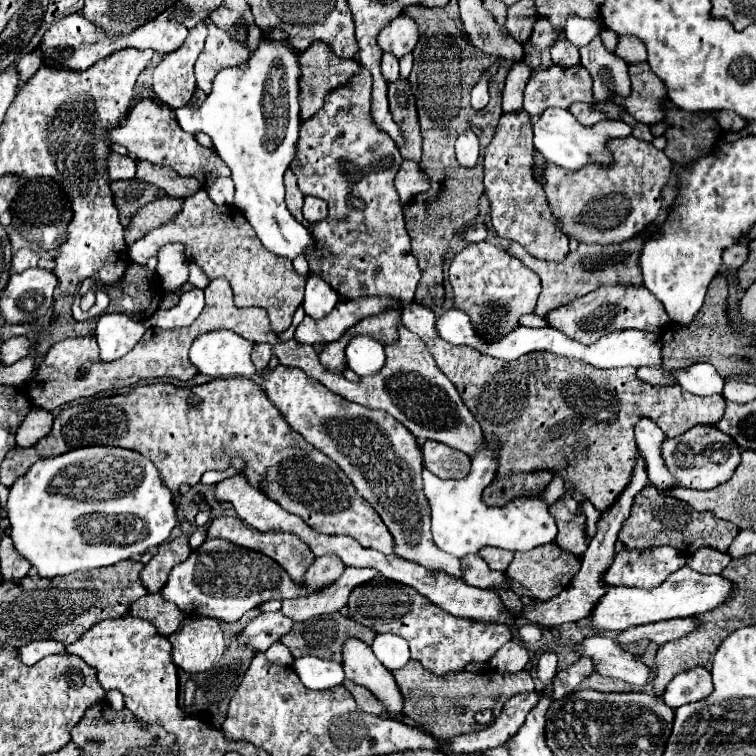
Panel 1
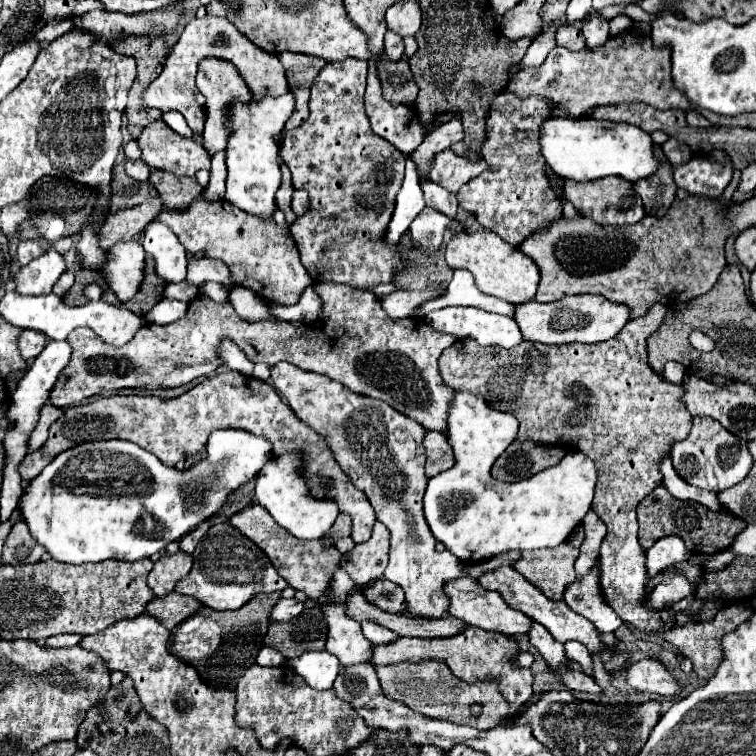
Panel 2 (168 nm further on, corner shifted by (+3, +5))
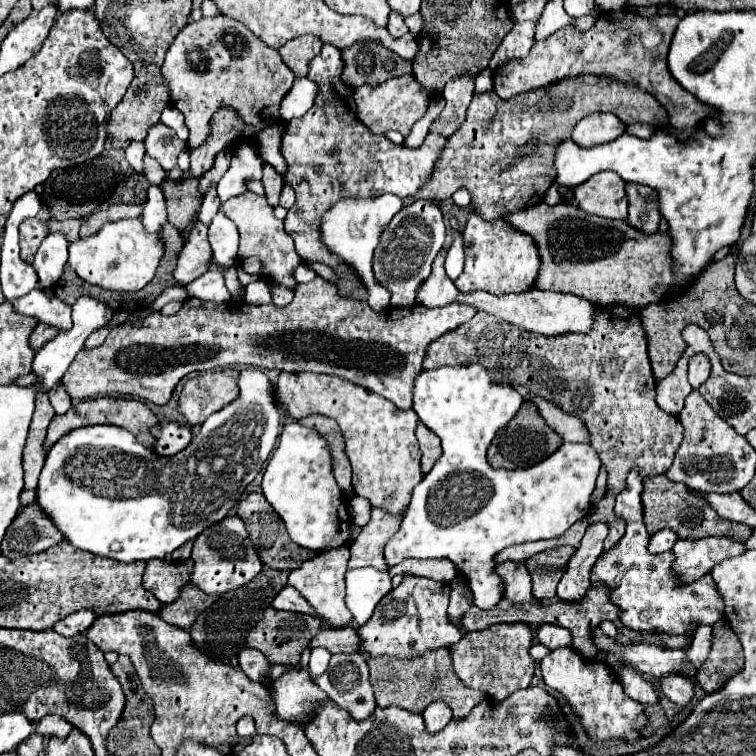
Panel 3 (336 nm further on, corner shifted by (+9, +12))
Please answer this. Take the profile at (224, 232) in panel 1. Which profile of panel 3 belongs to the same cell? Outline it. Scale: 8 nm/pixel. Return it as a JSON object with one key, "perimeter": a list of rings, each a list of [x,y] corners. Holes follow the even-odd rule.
{"perimeter":[[[245,192],[243,196],[235,196],[221,204],[219,208],[239,230],[241,242],[239,242],[239,262],[245,262],[247,258],[259,258],[263,264],[263,280],[269,284],[279,284],[289,290],[297,286],[295,280],[295,268],[301,264],[301,258],[295,252],[291,236],[283,230],[283,220],[275,218],[273,208],[267,204],[265,196],[257,196],[253,192]]]}

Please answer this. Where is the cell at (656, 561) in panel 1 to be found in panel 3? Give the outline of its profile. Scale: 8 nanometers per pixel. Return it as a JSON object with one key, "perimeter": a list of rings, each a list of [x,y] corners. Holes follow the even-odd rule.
{"perimeter":[[[665,528],[663,532],[655,532],[655,534],[651,536],[647,550],[649,550],[651,554],[669,552],[669,550],[675,546],[675,542],[677,542],[677,540],[679,540],[679,538],[675,536],[675,532],[667,532],[667,528]]]}

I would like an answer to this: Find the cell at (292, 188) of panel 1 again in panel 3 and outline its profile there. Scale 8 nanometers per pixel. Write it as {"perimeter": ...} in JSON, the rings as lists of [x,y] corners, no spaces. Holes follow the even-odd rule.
{"perimeter":[[[265,164],[265,168],[263,168],[263,186],[265,186],[267,202],[271,206],[277,206],[279,204],[279,194],[283,190],[283,178],[271,164]]]}

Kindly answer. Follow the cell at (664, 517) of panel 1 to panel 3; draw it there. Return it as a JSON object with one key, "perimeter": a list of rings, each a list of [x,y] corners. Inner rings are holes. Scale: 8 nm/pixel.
{"perimeter":[[[655,476],[651,480],[645,480],[643,484],[643,518],[649,534],[655,534],[663,528],[671,528],[681,540],[701,540],[709,536],[727,536],[737,542],[747,540],[747,524],[723,520],[717,516],[717,512],[695,492],[691,492],[685,484],[677,484],[667,480],[667,476]]]}

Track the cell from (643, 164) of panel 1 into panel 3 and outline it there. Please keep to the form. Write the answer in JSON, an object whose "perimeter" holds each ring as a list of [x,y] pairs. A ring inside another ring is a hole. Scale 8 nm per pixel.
{"perimeter":[[[599,172],[587,182],[573,188],[575,200],[587,214],[625,220],[627,218],[627,194],[625,180],[615,176],[615,172]]]}

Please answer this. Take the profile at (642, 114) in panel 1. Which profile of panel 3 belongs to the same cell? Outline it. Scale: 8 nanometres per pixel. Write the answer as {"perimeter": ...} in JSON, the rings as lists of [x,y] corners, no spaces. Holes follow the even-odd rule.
{"perimeter":[[[623,10],[623,12],[601,12],[597,22],[591,26],[591,30],[587,32],[575,32],[575,28],[561,28],[559,32],[551,34],[547,40],[533,44],[531,52],[521,58],[521,60],[511,60],[507,62],[503,68],[495,70],[493,80],[495,80],[495,92],[499,98],[513,98],[515,94],[527,92],[527,90],[535,90],[535,88],[543,88],[551,82],[563,80],[563,78],[575,78],[579,74],[595,74],[595,76],[607,76],[607,78],[615,78],[623,84],[639,84],[641,90],[649,92],[651,96],[655,96],[661,106],[669,112],[671,118],[671,126],[677,130],[689,130],[693,126],[697,126],[703,118],[707,116],[715,116],[715,108],[699,102],[693,94],[689,94],[687,90],[681,88],[681,84],[677,84],[677,80],[671,76],[669,68],[667,68],[667,54],[669,54],[669,44],[673,38],[673,32],[677,28],[679,18],[675,14],[669,16],[651,16],[651,18],[641,18],[631,10]]]}

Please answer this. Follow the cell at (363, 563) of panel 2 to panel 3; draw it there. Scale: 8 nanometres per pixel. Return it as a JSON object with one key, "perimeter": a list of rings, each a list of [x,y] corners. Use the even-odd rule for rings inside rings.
{"perimeter":[[[381,508],[371,510],[371,520],[363,526],[359,538],[351,544],[351,558],[349,568],[365,568],[373,566],[381,572],[387,572],[387,562],[383,556],[385,544],[389,538],[399,530],[401,516],[391,516]]]}

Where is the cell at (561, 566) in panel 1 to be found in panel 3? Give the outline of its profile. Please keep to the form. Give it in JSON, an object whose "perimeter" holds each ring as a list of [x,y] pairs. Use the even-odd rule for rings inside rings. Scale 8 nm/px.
{"perimeter":[[[559,546],[553,550],[539,552],[539,554],[531,556],[529,560],[525,560],[525,566],[533,580],[533,592],[539,600],[555,598],[557,582],[561,580],[567,560],[571,558],[573,552],[575,552],[575,548],[571,548],[571,546]]]}

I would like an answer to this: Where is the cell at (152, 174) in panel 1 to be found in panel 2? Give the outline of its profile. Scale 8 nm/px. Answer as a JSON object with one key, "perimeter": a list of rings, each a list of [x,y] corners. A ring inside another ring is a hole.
{"perimeter":[[[151,171],[149,183],[159,191],[163,199],[163,209],[181,211],[181,207],[189,207],[193,199],[203,191],[195,177],[177,177],[167,171]]]}

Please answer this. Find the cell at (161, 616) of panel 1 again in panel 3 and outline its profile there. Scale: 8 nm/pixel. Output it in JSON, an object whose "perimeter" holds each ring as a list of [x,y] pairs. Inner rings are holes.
{"perimeter":[[[187,584],[179,598],[171,604],[163,604],[161,610],[157,612],[165,622],[169,624],[175,624],[179,628],[185,628],[189,630],[189,626],[195,622],[195,618],[205,610],[209,608],[209,604],[215,600],[217,596],[207,596],[205,592],[201,592],[197,586],[193,584]]]}

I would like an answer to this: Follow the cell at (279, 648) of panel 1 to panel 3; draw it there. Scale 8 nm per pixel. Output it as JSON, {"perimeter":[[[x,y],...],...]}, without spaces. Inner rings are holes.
{"perimeter":[[[243,648],[239,652],[239,666],[255,682],[261,682],[271,668],[267,656],[263,656],[263,652],[253,650],[253,648]]]}

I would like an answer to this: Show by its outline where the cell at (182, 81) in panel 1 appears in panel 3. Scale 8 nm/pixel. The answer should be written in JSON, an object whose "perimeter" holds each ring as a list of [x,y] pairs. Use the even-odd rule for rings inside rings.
{"perimeter":[[[223,14],[187,24],[169,46],[161,66],[161,76],[163,86],[169,90],[171,106],[185,116],[189,128],[187,142],[191,148],[197,148],[207,138],[209,120],[221,104],[235,106],[243,120],[253,126],[251,132],[241,136],[237,142],[255,144],[255,132],[259,128],[279,122],[279,100],[295,80],[277,50],[255,38],[243,24]]]}

